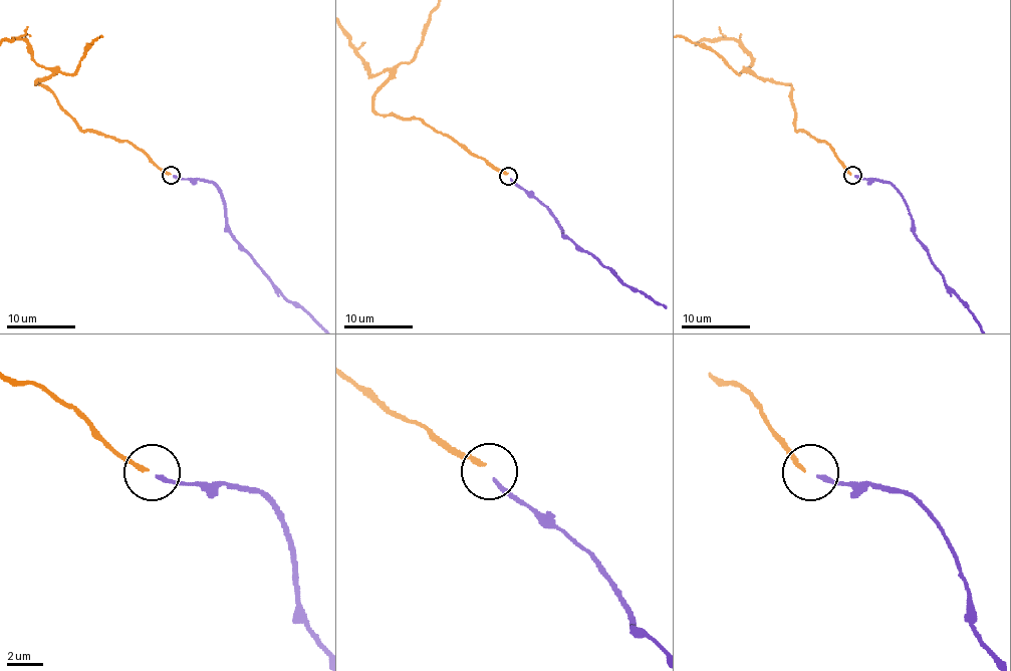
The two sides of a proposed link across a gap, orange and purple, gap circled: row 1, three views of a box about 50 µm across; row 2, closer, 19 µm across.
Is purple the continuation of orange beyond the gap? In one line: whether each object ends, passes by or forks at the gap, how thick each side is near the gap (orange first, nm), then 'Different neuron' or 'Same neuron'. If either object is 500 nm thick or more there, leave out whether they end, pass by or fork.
At the ring orange ends. At the ring purple ends. Thickness 240 nm (orange) against 220 nm. Same neuron

